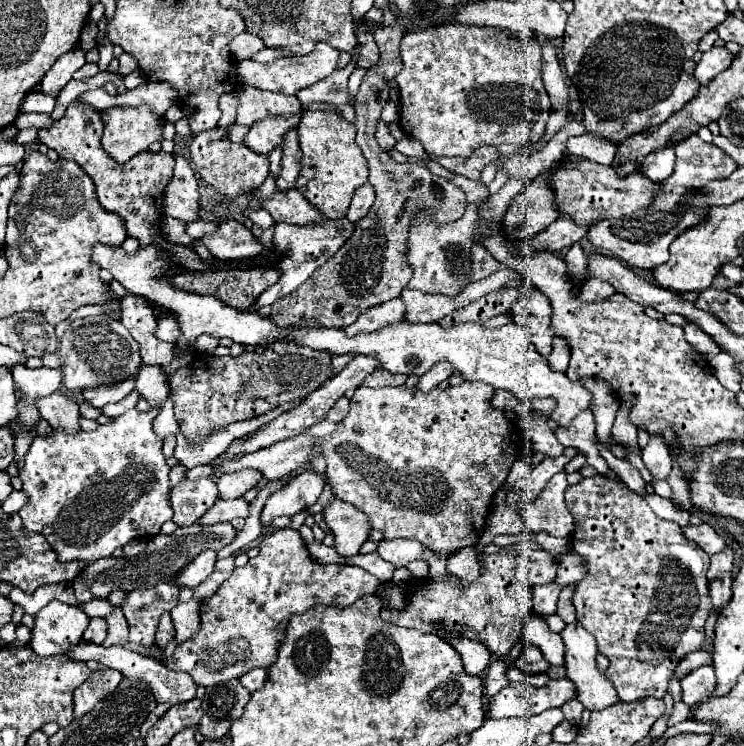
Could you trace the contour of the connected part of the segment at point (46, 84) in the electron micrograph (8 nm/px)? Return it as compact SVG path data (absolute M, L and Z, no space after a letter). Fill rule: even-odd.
M76 47L76 49L68 51L68 53L64 53L64 55L52 65L52 69L44 75L44 79L42 79L42 91L44 91L46 95L56 97L56 95L62 91L62 87L72 79L72 73L78 71L84 63L86 63L86 61L84 61L84 51L82 51L82 49Z

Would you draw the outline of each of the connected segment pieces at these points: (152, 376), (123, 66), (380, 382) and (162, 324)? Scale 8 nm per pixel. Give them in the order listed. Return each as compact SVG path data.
M144 365L136 375L136 391L148 399L150 405L162 407L168 397L168 379L160 367Z
M122 53L122 55L118 57L118 61L120 61L118 75L122 75L122 77L130 75L130 73L132 73L132 71L138 67L138 63L134 63L134 59L130 59L130 55L126 55L126 53Z
M374 369L366 379L364 379L364 387L386 387L386 385L404 385L406 383L406 375L394 375L388 373L386 369Z
M156 317L156 337L168 343L174 343L174 339L178 339L178 327L174 327L174 319Z

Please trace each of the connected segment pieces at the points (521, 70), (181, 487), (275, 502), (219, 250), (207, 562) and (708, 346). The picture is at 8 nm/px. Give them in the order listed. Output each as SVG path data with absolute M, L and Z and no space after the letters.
M446 23L406 33L400 43L400 55L404 69L396 75L400 89L398 125L404 133L418 139L428 153L468 159L480 145L528 145L544 135L544 127L550 117L550 99L538 75L542 49L534 35Z
M202 477L198 481L180 481L172 489L172 521L178 527L196 523L218 499L218 487L212 477Z
M308 469L302 475L294 477L286 487L272 493L262 509L262 525L266 527L278 515L296 515L302 509L314 505L326 485L326 479L316 471Z
M226 221L220 225L220 229L204 237L202 243L208 247L208 251L222 259L222 261L232 261L232 259L242 259L242 257L256 257L264 251L264 245L260 239L252 235L248 227L244 227L240 221Z
M202 551L186 569L184 573L176 579L178 587L198 587L212 571L216 563L216 551Z
M686 323L684 325L684 337L686 341L698 351L702 353L706 359L712 359L714 355L718 355L718 345L698 327L698 325L692 325L692 323Z

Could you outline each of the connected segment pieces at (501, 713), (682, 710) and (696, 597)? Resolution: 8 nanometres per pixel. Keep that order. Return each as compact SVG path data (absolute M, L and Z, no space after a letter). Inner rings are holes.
M554 679L544 687L532 687L530 683L510 683L490 699L488 719L506 717L532 717L550 707L562 707L566 701L576 697L576 687L570 679Z
M674 701L674 709L672 709L672 713L670 713L670 719L668 719L668 727L672 727L672 725L676 725L676 723L680 723L680 721L684 721L686 717L688 717L688 713L690 713L690 707L686 705L686 703L682 703L682 701Z
M596 475L596 477L590 477L590 479L582 479L578 485L568 487L564 497L566 497L566 507L572 513L574 523L576 523L576 529L572 533L572 547L574 547L574 551L578 551L588 561L588 573L578 583L576 593L572 597L572 605L576 609L576 619L580 621L580 625L586 631L590 631L596 637L598 653L602 653L602 655L608 657L610 667L606 671L606 677L612 681L612 685L614 685L616 695L618 695L620 701L632 703L632 701L640 701L644 697L664 697L666 687L668 687L668 681L670 681L670 677L672 677L678 661L686 653L698 651L702 647L702 643L704 643L704 623L706 623L706 619L710 615L710 609L712 609L710 593L708 593L708 581L706 581L706 571L708 571L710 557L696 543L690 543L686 537L680 535L680 525L676 525L672 521L658 519L654 515L654 511L648 507L648 503L642 497L638 497L634 491L630 491L618 479L610 479L610 477L602 477L602 475Z

